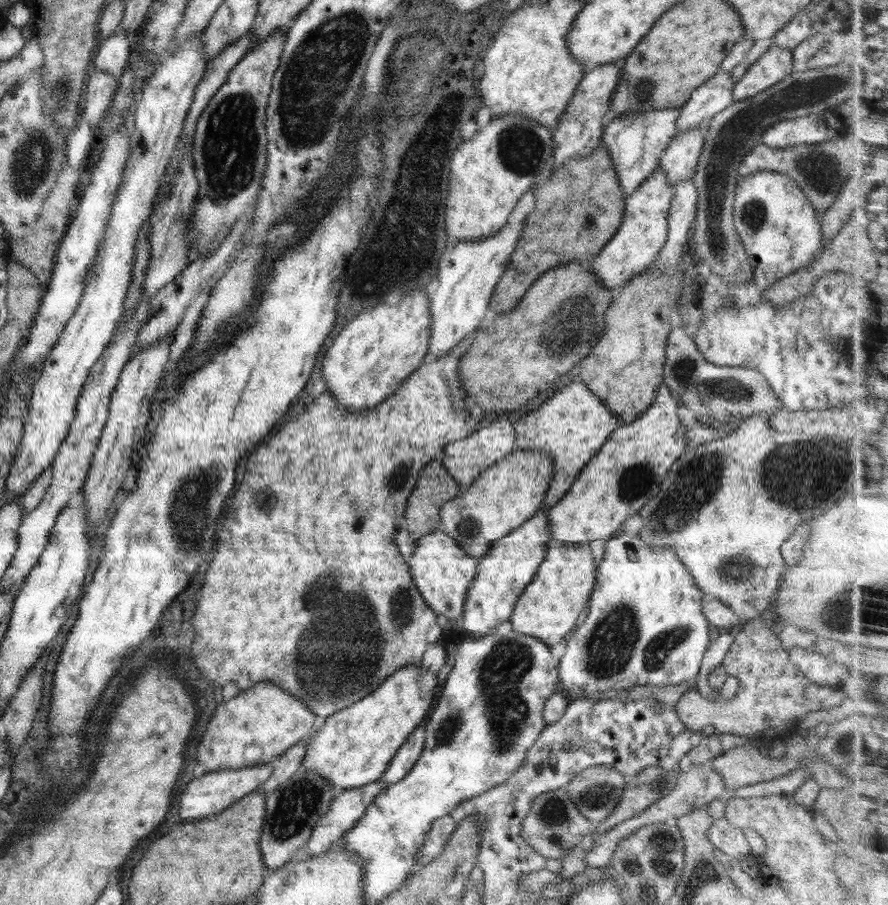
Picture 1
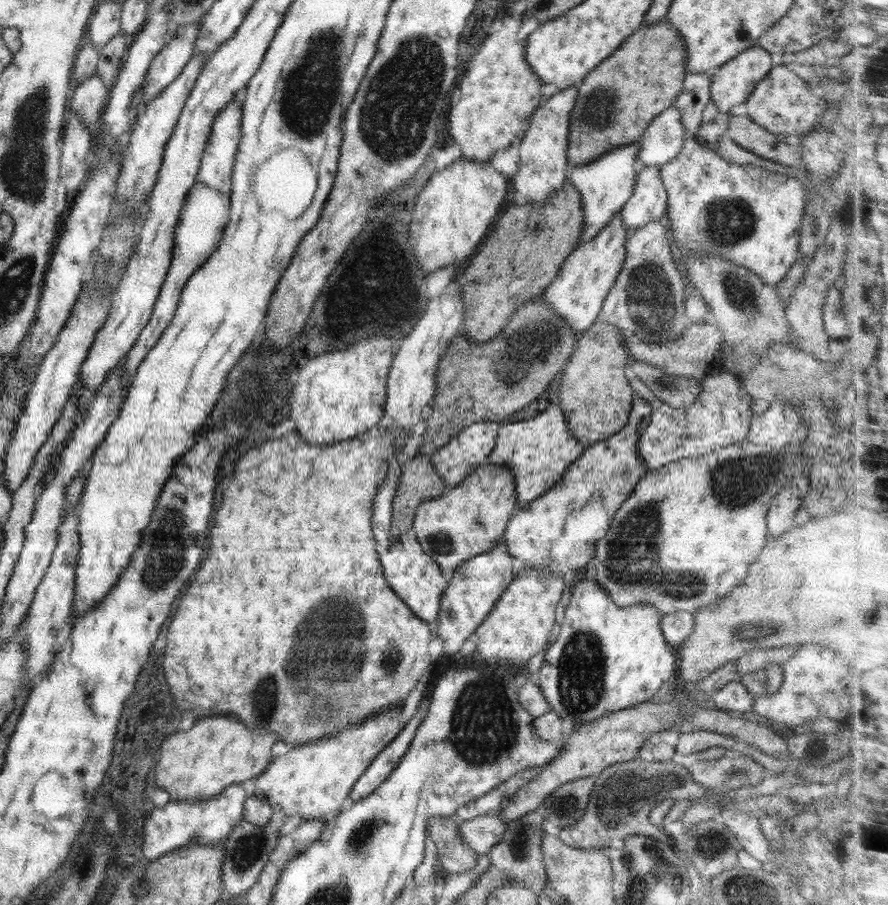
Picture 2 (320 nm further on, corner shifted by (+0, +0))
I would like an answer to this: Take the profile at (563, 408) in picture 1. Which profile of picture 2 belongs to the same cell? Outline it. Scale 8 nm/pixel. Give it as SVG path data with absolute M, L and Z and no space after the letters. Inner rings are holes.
M548 405L538 416L530 420L505 421L499 425L494 448L487 462L505 465L516 479L516 508L522 509L538 498L550 487L555 486L569 468L584 452L586 445L576 440L569 432L564 411L558 406Z

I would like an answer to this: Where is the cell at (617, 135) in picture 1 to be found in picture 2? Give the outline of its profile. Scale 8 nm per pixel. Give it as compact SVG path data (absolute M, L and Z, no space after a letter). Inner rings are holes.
M626 145L609 150L588 164L579 164L569 169L568 181L580 193L583 204L583 231L580 244L594 238L615 216L632 196L636 177L640 170L638 160L639 145Z

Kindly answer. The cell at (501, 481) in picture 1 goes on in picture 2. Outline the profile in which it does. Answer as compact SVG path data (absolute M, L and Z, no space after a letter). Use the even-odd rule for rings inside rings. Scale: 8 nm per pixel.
M486 462L474 467L456 487L439 498L417 506L412 530L426 554L440 566L450 580L457 566L493 549L506 530L507 522L516 511L516 479L505 465Z

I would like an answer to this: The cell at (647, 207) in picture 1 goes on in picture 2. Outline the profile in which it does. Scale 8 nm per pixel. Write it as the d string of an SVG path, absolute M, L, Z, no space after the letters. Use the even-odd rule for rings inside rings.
M618 213L594 238L578 245L563 260L558 274L541 294L541 301L572 326L574 334L581 334L598 322L604 299L625 261L627 238L628 230Z

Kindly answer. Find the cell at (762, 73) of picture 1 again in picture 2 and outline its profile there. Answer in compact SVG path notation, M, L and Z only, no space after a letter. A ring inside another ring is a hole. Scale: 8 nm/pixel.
M754 45L731 58L711 77L711 100L723 114L742 104L772 68L772 56Z

